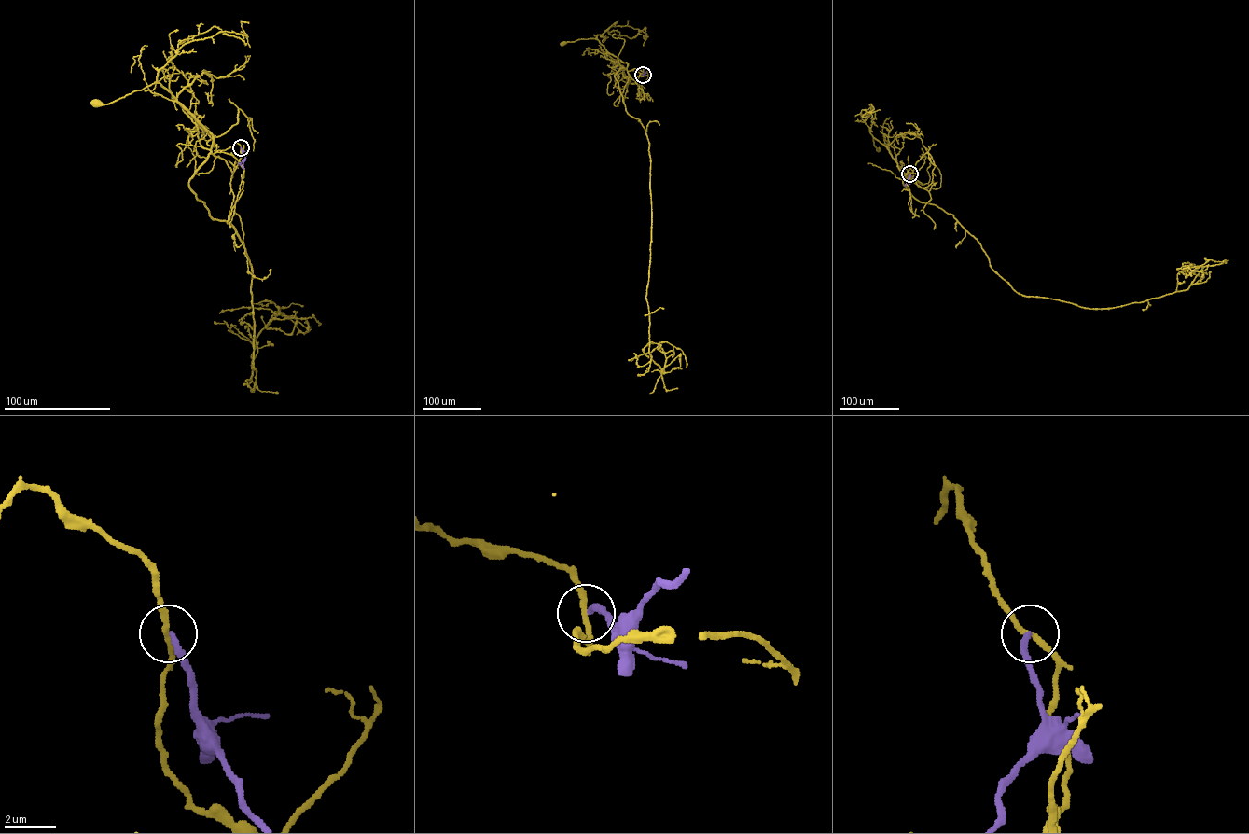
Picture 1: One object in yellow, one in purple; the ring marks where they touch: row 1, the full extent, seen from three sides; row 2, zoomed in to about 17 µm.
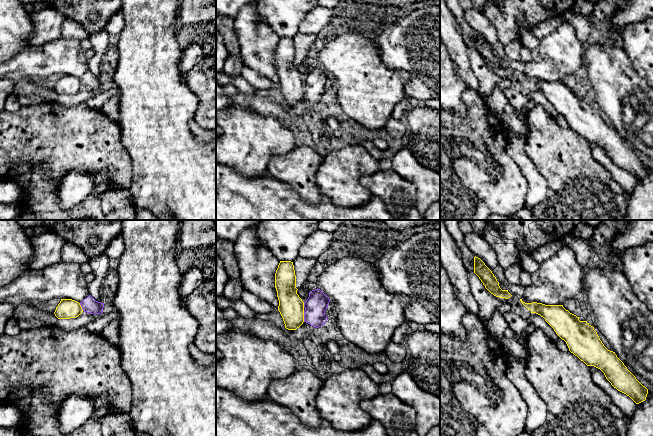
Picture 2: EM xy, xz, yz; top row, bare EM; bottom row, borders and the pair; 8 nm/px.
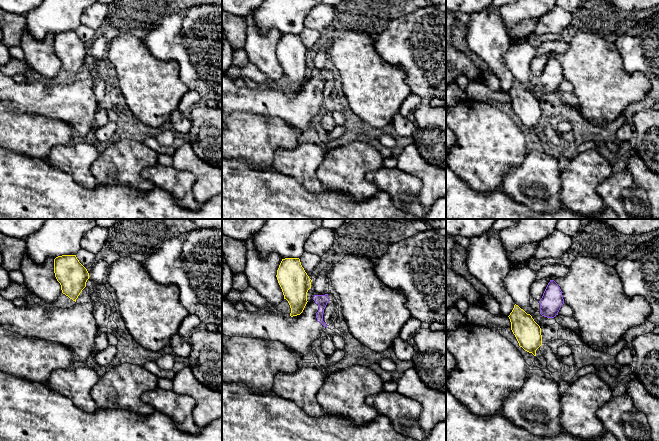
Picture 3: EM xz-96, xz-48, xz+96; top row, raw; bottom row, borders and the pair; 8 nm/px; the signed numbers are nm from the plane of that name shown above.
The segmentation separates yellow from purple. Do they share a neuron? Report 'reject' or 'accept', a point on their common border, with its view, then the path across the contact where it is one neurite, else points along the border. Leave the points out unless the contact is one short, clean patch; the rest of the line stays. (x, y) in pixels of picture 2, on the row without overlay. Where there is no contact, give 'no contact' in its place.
reject | xz (303, 92) | along xz (303, 87), (304, 97)

